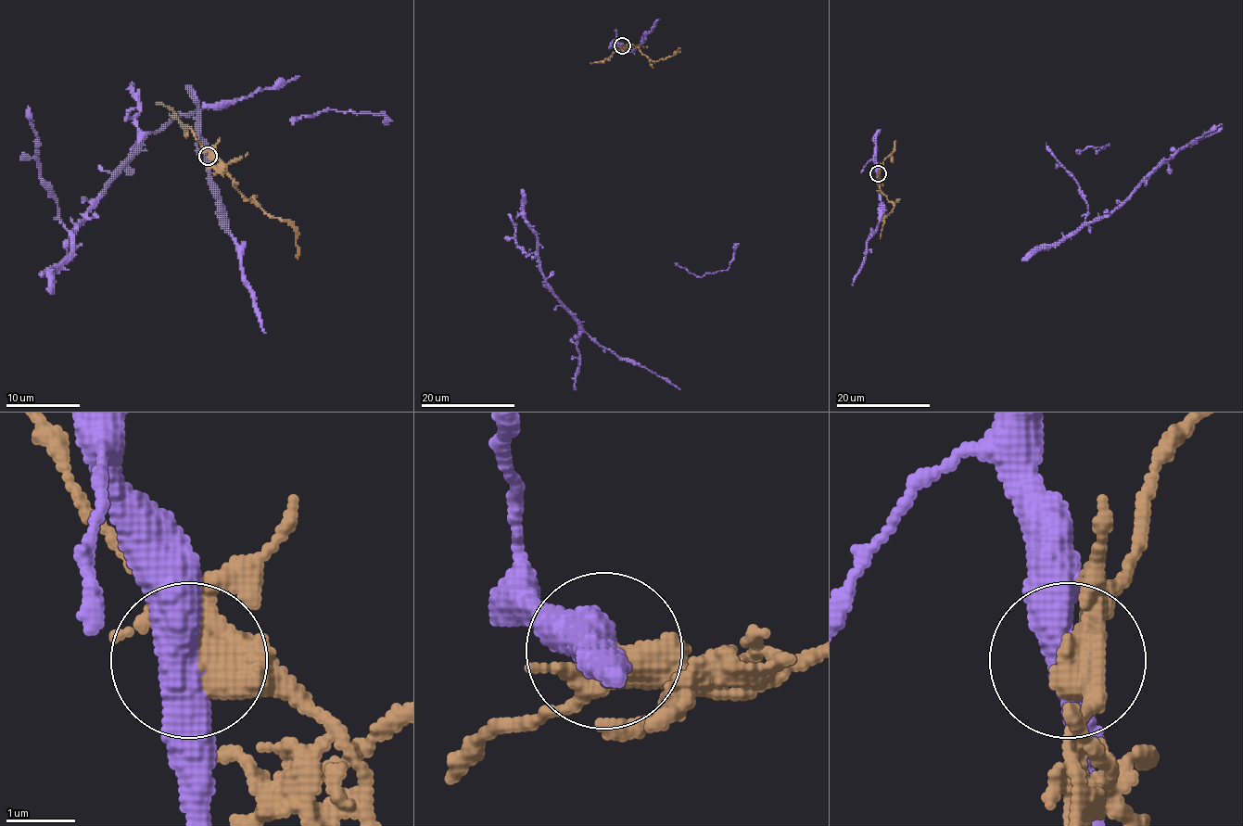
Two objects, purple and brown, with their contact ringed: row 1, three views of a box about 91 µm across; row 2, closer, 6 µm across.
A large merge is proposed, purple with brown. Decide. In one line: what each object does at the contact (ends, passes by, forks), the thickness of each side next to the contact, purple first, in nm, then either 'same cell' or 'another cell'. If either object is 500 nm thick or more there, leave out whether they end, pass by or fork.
500 nm thick on the purple side, 400 nm on the other; another cell

